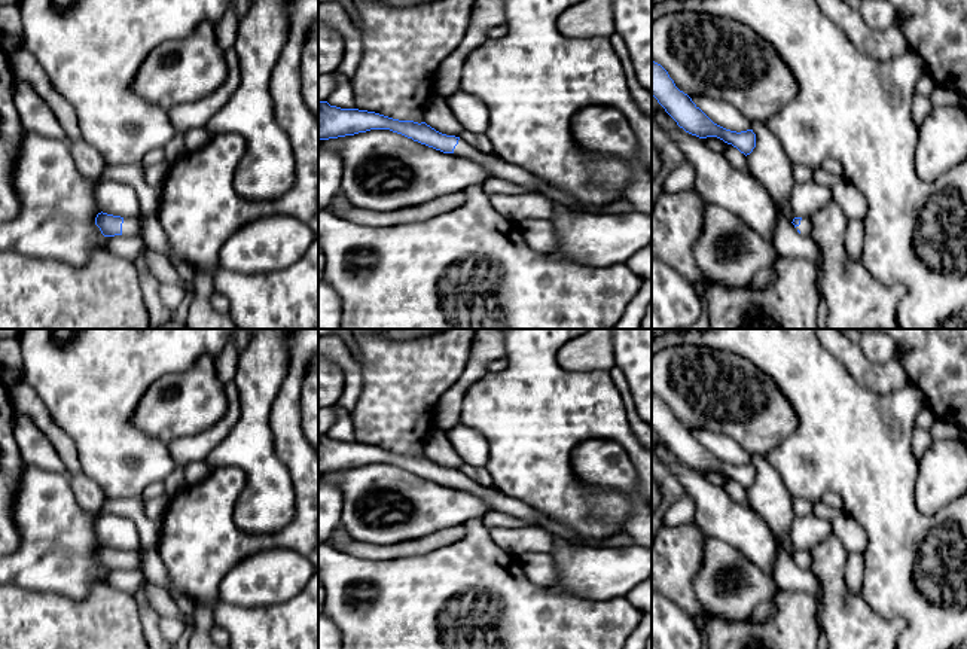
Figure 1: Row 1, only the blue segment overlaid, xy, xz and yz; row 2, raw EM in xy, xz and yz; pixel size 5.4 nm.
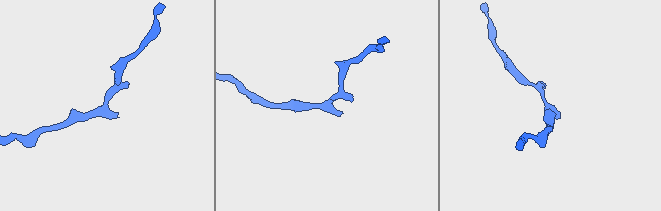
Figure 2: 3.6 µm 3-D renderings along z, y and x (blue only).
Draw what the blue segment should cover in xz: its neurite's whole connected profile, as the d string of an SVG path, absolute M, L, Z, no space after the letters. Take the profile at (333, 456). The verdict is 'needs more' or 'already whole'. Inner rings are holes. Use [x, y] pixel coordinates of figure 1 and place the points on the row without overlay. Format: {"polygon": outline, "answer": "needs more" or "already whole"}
{"polygon": "M318 435L318 473L354 469L370 463L390 463L443 487L469 491L484 499L491 509L540 527L537 511L528 503L506 496L497 488L482 487L460 470L442 467L425 455L399 454L375 445L341 442L327 435Z", "answer": "needs more"}

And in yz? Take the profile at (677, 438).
{"polygon": "M652 394L652 429L686 466L699 472L717 470L745 490L756 481L753 463L736 466L714 457L687 427L675 420L668 405L655 394Z", "answer": "already whole"}

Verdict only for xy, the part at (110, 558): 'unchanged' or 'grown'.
grown

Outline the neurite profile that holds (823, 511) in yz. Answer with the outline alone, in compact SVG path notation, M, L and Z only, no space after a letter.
M815 499L814 509L812 509L812 514L815 517L826 519L826 521L833 521L841 512L842 512L841 509L830 508L820 499Z

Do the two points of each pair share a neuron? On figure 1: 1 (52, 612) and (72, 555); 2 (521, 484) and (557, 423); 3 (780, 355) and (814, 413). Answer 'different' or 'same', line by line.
1: different
2: same
3: same

